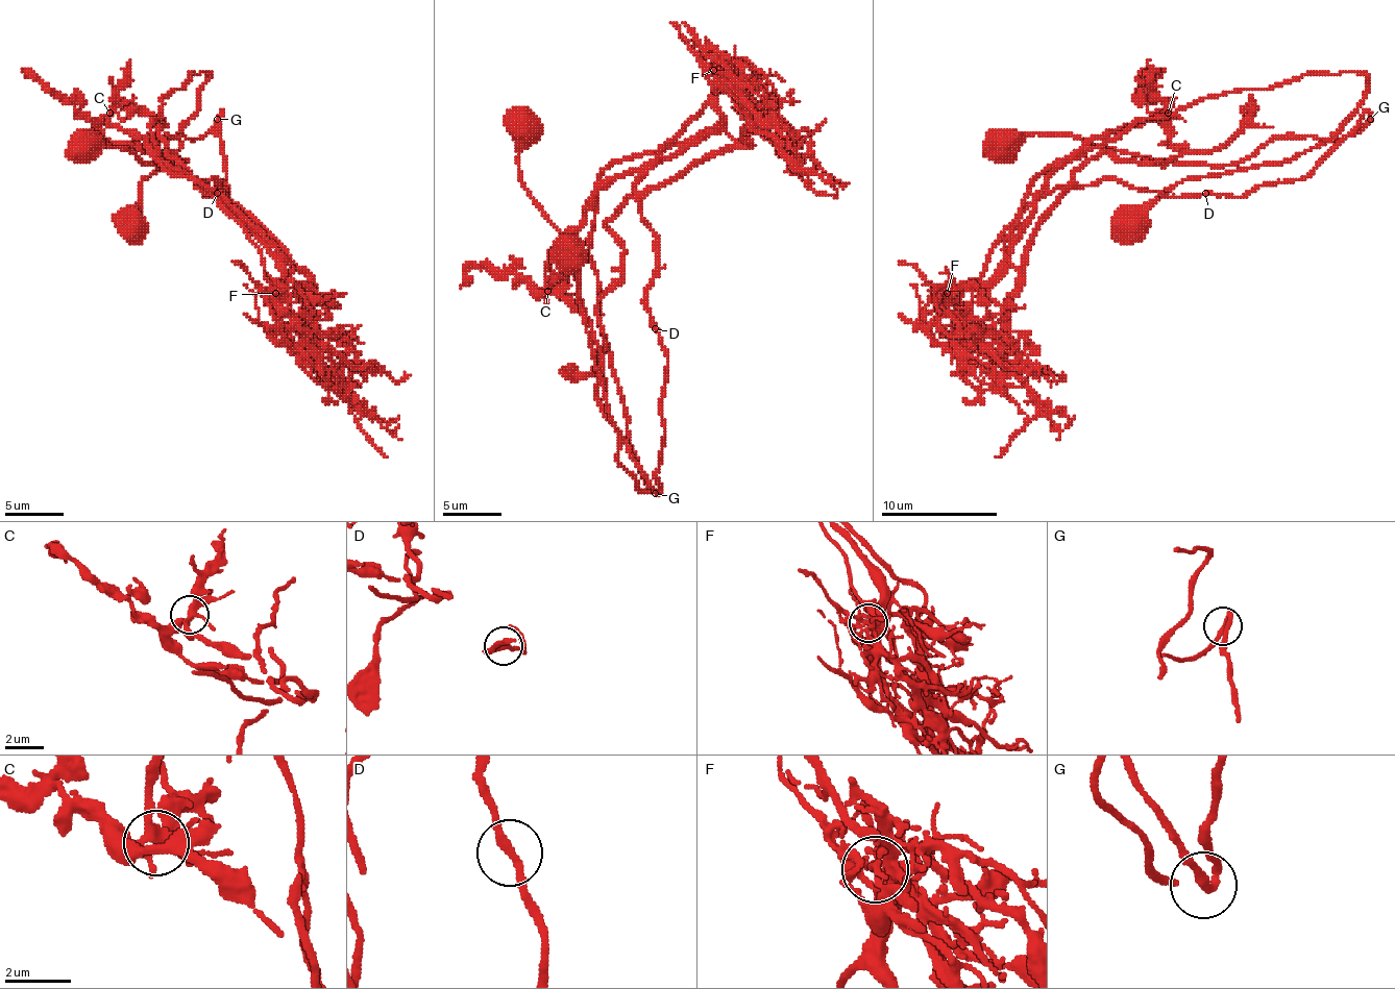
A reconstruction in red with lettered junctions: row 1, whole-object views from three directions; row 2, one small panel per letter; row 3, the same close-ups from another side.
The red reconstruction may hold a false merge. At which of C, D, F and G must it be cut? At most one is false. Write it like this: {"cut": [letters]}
{"cut": ["F"]}

